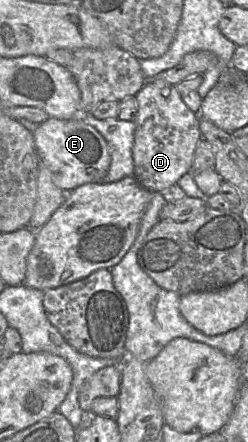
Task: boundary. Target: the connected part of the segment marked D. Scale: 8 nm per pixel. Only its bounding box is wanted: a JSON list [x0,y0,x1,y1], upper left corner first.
[133,80,202,192]

